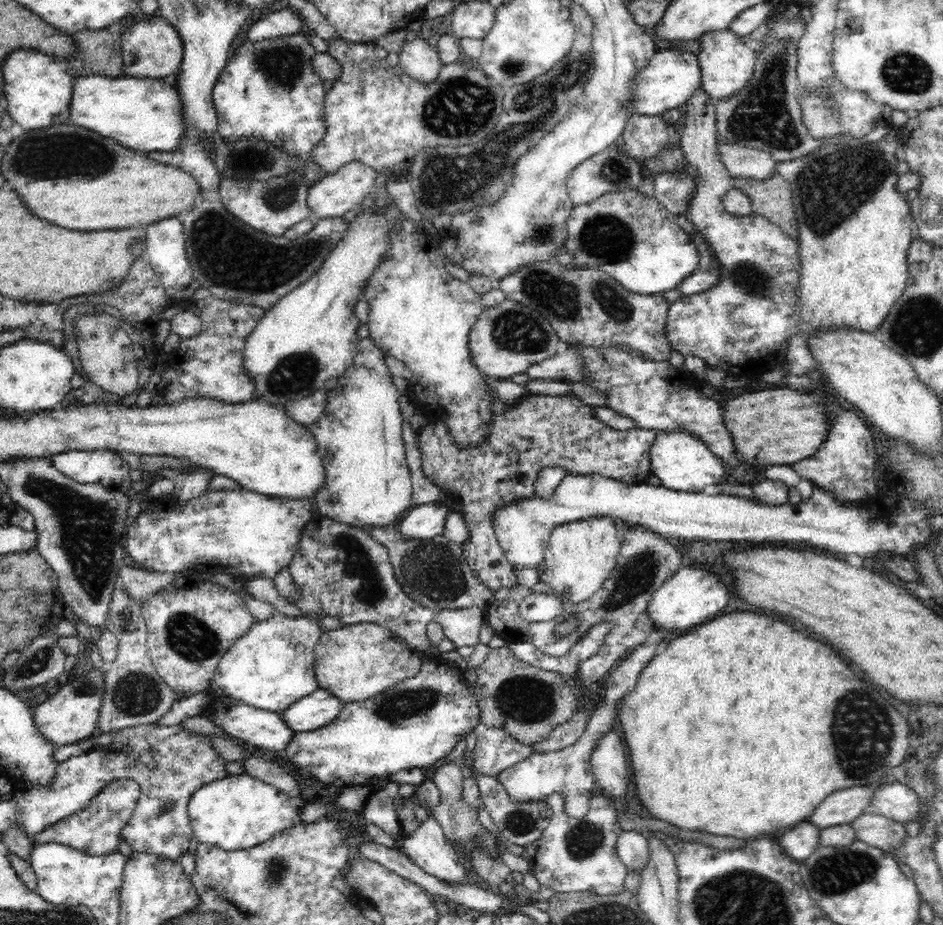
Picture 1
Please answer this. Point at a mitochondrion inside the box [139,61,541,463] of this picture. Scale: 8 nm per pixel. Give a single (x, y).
(229, 257)

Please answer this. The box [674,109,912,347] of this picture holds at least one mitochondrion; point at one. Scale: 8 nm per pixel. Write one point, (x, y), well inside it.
(830, 190)

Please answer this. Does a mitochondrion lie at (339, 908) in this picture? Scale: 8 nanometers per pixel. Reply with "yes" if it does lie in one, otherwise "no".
no

